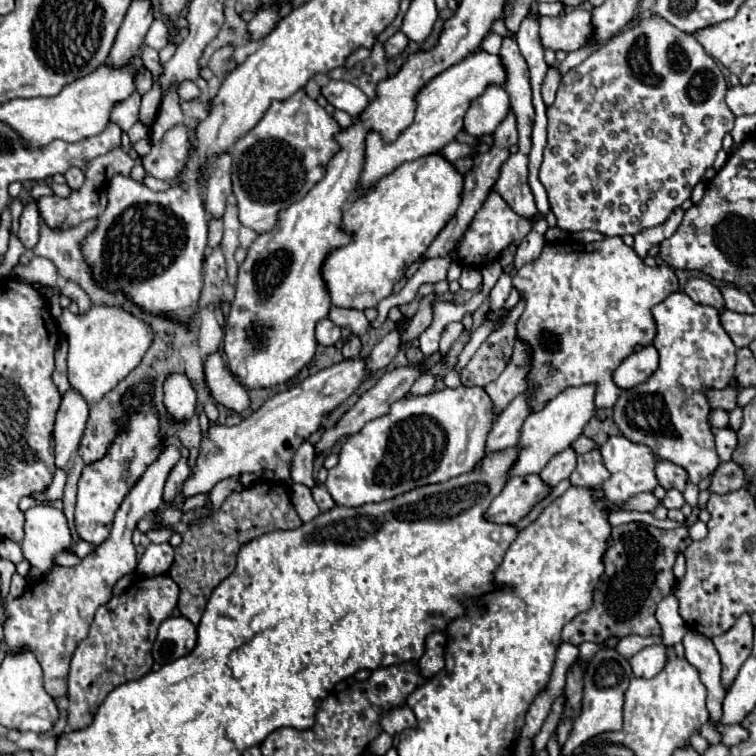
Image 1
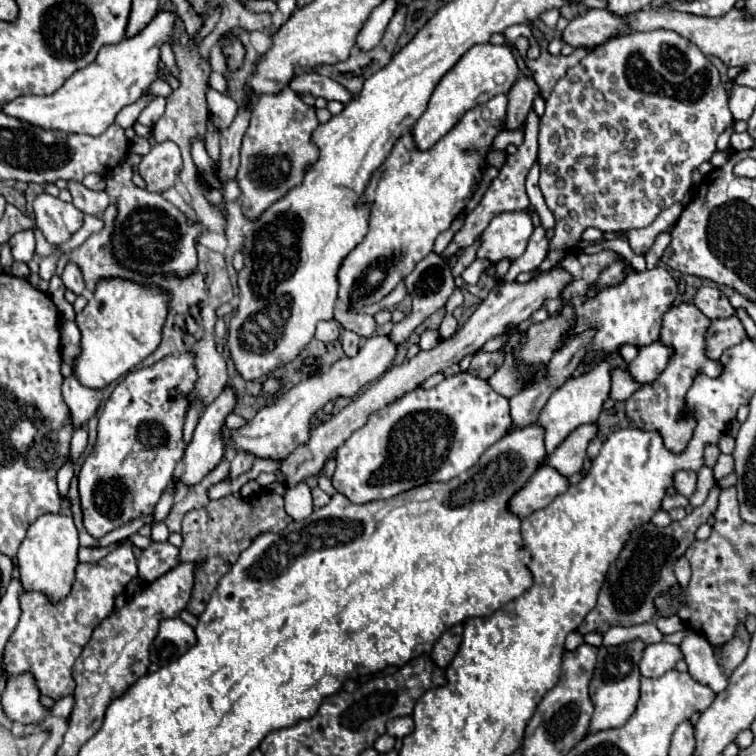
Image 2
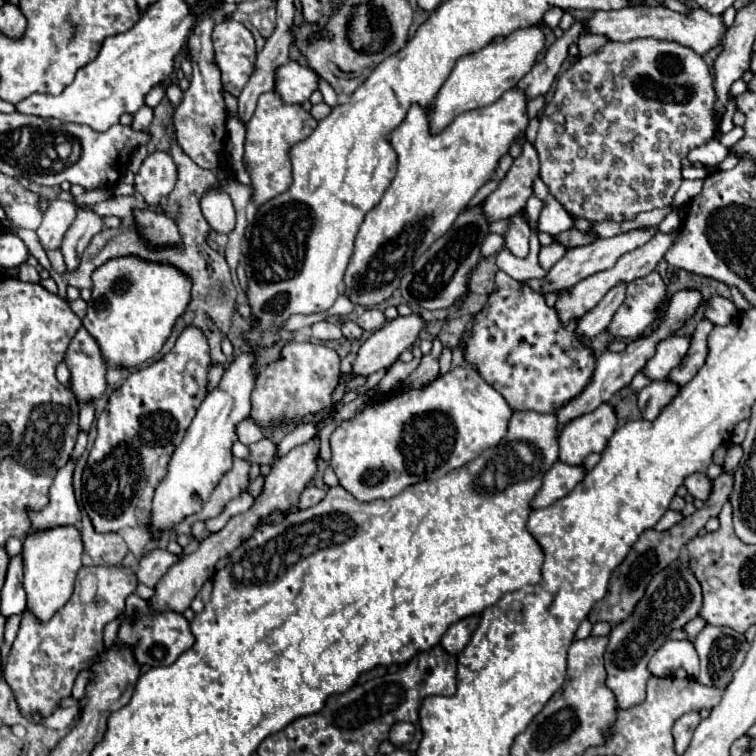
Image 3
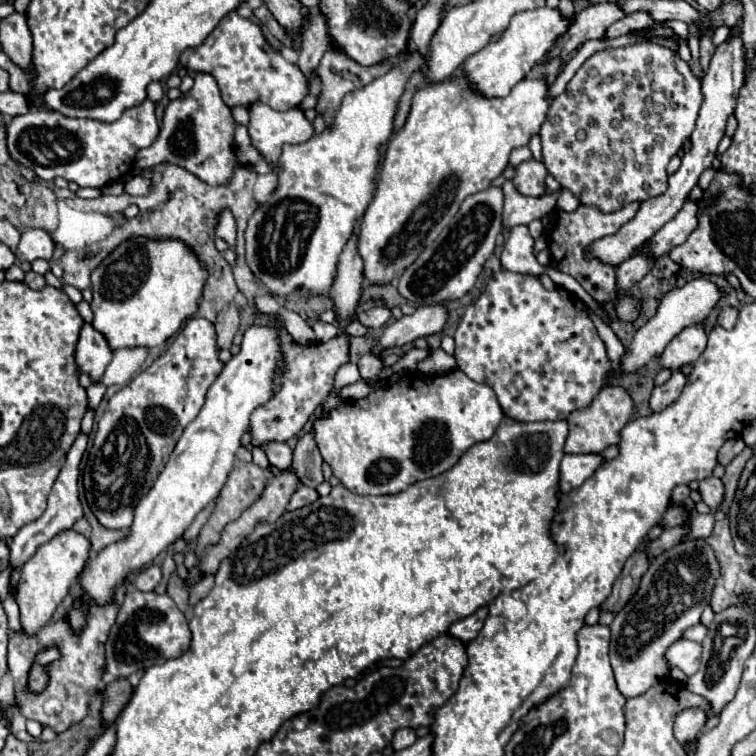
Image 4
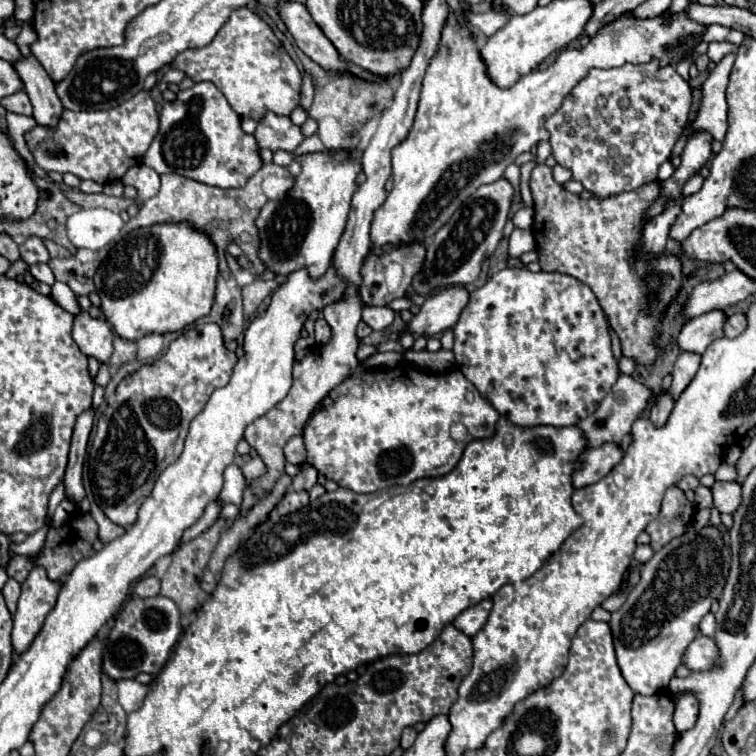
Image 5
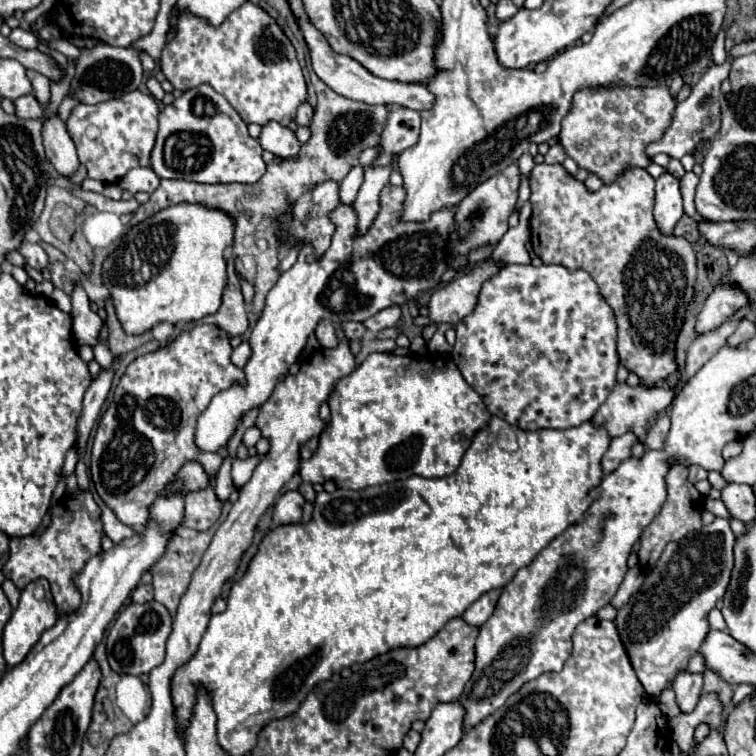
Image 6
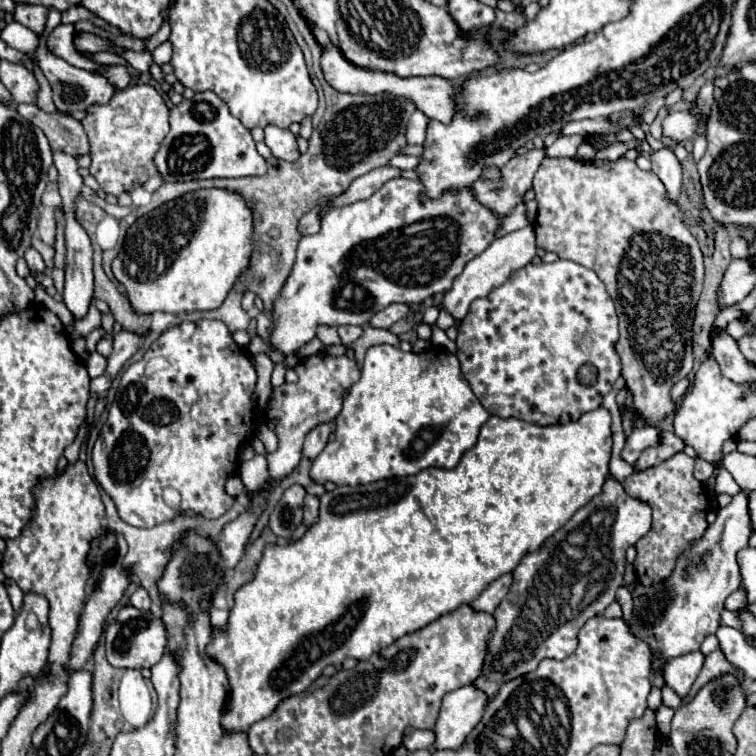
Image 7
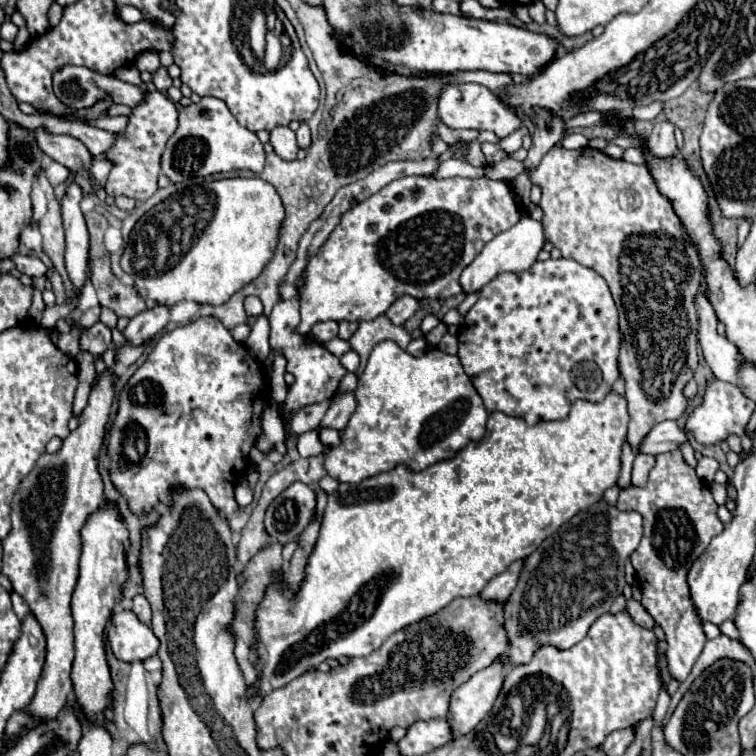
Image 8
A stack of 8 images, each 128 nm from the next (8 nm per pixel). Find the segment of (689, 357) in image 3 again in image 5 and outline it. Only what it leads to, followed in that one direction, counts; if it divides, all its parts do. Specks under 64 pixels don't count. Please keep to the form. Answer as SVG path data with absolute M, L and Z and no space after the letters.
M662 392L662 394L656 398L656 402L652 404L650 420L652 420L654 424L662 426L662 424L668 420L672 408L674 408L674 398L672 398L672 394L670 394L670 392Z

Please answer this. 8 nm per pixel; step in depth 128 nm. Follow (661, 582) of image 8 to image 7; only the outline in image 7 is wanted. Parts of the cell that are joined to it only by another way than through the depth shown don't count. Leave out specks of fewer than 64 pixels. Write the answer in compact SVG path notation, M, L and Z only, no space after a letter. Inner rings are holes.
M678 452L662 464L634 472L624 480L624 488L628 490L628 494L648 502L654 512L650 532L636 544L636 576L642 584L654 584L664 580L672 572L672 566L678 556L690 546L692 540L698 540L708 528L708 492L702 482L694 478L692 470L694 458L686 456L684 452ZM698 650L684 654L680 658L674 658L664 668L664 680L680 698L686 698L694 680L700 674L702 664L704 664L704 656Z

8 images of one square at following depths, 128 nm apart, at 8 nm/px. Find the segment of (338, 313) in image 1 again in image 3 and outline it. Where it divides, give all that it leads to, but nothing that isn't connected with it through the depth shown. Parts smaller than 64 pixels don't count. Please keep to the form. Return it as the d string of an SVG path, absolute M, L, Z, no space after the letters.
M368 308L368 310L364 310L364 312L356 318L356 324L358 324L362 330L366 330L366 332L374 332L374 330L382 328L384 322L386 322L384 312L378 310L378 308Z

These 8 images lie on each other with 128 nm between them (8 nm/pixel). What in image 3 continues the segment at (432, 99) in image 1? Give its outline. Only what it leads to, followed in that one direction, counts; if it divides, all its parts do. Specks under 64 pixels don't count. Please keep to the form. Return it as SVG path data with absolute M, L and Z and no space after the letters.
M528 26L514 30L502 42L492 42L486 48L462 56L444 86L440 88L438 96L430 106L430 134L442 132L458 114L488 106L496 102L504 92L516 88L518 80L530 72L536 62L536 56L544 48L544 34L538 26Z

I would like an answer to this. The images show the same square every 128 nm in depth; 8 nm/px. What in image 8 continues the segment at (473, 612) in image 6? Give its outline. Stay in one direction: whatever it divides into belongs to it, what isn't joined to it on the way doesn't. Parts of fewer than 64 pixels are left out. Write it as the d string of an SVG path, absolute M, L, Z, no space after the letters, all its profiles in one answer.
M522 560L514 562L506 572L498 574L496 578L492 578L486 588L480 592L480 598L482 600L496 600L496 602L506 602L508 596L512 594L516 582L518 582L518 576L520 576L520 570L522 570Z

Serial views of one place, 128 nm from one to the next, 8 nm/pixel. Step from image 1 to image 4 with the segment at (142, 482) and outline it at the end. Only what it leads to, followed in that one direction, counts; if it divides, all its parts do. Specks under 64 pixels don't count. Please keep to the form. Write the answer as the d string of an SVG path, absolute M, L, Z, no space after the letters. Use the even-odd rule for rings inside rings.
M110 600L104 606L98 606L94 602L90 602L86 606L86 624L84 628L78 632L74 632L68 624L68 618L54 618L50 620L44 628L40 628L36 634L26 634L26 632L16 632L10 636L10 644L8 644L8 668L12 672L14 678L14 686L16 686L16 702L14 708L24 716L24 718L32 718L38 720L42 726L50 726L54 732L62 732L66 728L72 726L72 722L80 722L86 712L88 712L88 702L90 696L98 692L98 682L102 678L102 668L104 668L104 642L110 634L110 628L118 616L118 604L114 600ZM44 648L58 648L60 658L54 660L52 664L48 664L48 686L42 692L32 692L28 688L28 680L24 680L24 672L30 672L36 654ZM48 700L58 700L60 710L58 712L46 712L46 702Z

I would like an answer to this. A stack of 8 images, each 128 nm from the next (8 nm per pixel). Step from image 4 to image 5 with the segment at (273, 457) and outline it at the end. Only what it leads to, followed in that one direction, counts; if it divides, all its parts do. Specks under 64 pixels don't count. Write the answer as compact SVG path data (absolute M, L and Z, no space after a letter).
M294 436L294 438L288 440L288 444L284 446L284 458L286 458L290 464L300 464L302 460L306 460L302 436Z

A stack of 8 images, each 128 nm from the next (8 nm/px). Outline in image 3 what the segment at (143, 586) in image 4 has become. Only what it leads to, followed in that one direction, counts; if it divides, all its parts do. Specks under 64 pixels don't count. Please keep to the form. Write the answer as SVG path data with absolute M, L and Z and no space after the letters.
M154 548L150 550L146 556L142 556L140 560L140 568L136 572L138 576L138 582L154 588L158 584L158 580L166 574L166 570L176 564L180 560L180 556L168 552L168 550L160 550L160 548Z

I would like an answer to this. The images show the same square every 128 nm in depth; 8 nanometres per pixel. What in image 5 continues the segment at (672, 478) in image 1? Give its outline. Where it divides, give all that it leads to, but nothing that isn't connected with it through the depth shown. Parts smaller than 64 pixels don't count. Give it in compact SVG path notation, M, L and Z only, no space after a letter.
M714 482L710 490L714 496L714 506L720 512L734 514L734 510L740 504L740 484L736 484L736 482Z

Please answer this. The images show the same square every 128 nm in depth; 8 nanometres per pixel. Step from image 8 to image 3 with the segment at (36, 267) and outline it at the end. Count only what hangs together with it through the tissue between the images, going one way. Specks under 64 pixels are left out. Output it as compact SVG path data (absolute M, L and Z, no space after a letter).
M58 198L50 200L48 208L44 210L42 224L38 228L38 238L44 250L60 248L64 234L74 220L76 220L76 206L72 202L64 202Z

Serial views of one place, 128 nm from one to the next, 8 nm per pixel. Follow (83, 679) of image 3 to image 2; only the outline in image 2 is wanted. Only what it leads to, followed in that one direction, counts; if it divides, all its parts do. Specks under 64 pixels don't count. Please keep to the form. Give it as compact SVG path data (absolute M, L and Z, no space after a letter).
M73 695L66 696L55 703L53 708L51 708L51 713L55 716L61 716L68 718L72 708L74 706Z

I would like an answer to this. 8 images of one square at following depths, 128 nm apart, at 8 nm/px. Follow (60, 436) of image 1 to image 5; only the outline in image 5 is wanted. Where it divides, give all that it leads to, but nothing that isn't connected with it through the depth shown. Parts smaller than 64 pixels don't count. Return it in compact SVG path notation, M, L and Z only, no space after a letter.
M82 310L74 318L72 336L74 336L78 348L88 358L96 358L100 364L108 364L108 360L112 356L114 332L106 322L98 320L98 318L92 318L88 312Z

